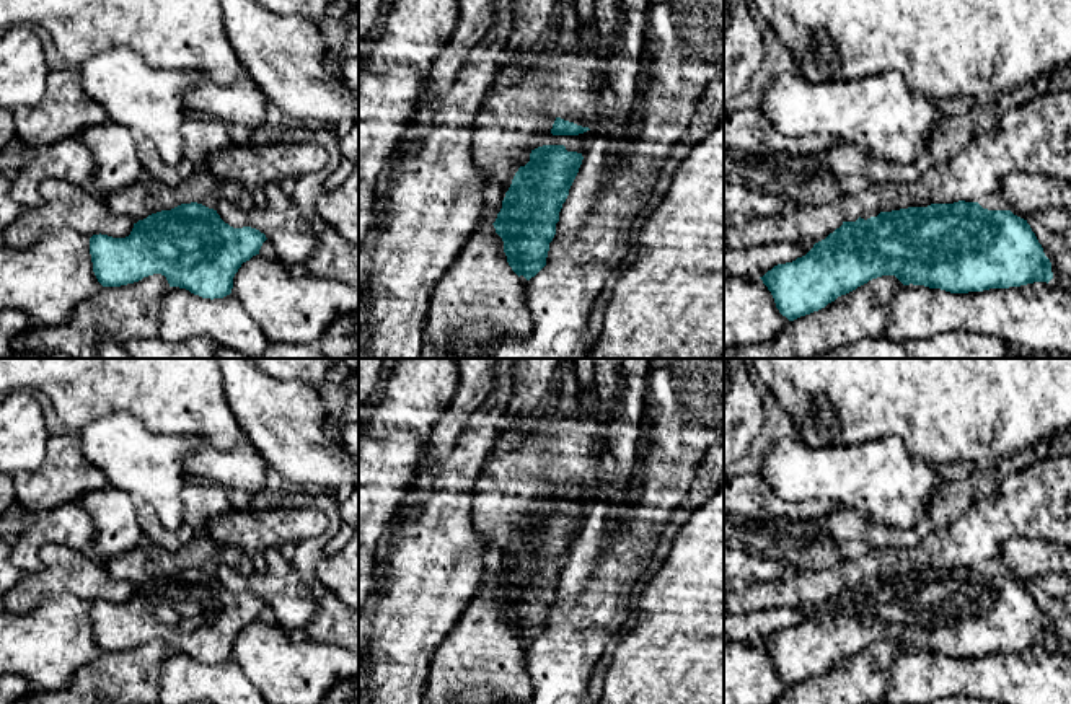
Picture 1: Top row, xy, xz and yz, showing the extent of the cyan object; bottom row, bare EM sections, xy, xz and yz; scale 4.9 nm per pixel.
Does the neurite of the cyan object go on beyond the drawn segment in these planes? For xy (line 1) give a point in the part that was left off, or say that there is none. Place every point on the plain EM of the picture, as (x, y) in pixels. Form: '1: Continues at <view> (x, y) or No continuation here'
1: No continuation here

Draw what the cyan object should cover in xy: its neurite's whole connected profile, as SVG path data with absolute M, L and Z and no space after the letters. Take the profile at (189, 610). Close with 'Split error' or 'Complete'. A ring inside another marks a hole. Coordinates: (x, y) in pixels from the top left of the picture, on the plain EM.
M191 567L139 585L126 603L93 600L90 619L103 652L161 639L170 652L214 665L231 658L235 639L266 605L259 595L233 593L217 575Z. Complete

